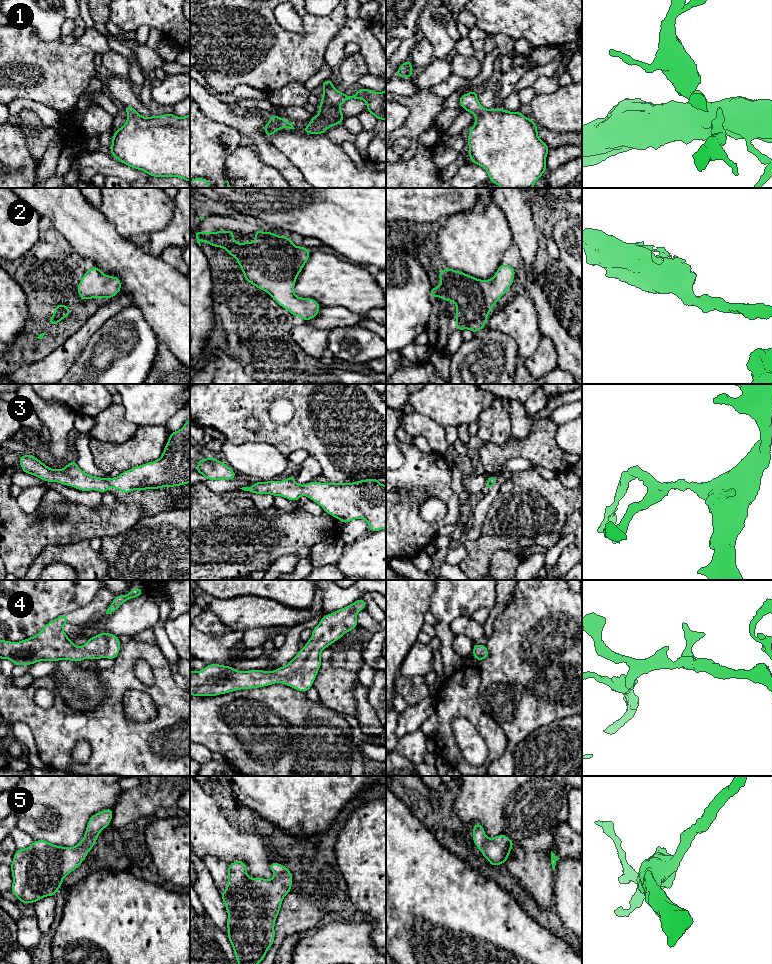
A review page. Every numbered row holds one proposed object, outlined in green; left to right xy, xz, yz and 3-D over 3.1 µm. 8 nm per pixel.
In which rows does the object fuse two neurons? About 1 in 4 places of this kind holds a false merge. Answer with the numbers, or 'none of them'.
none of them

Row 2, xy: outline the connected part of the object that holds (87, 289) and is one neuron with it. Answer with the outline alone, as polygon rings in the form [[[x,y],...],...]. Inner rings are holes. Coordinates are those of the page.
[[[96,265],[85,272],[77,288],[81,300],[101,297],[110,299],[120,290],[120,278],[105,275]]]

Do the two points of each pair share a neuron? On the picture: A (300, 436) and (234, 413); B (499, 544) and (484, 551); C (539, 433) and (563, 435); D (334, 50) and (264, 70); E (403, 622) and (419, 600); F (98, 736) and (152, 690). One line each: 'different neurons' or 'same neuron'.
A: same neuron
B: same neuron
C: different neurons
D: different neurons
E: same neuron
F: same neuron

